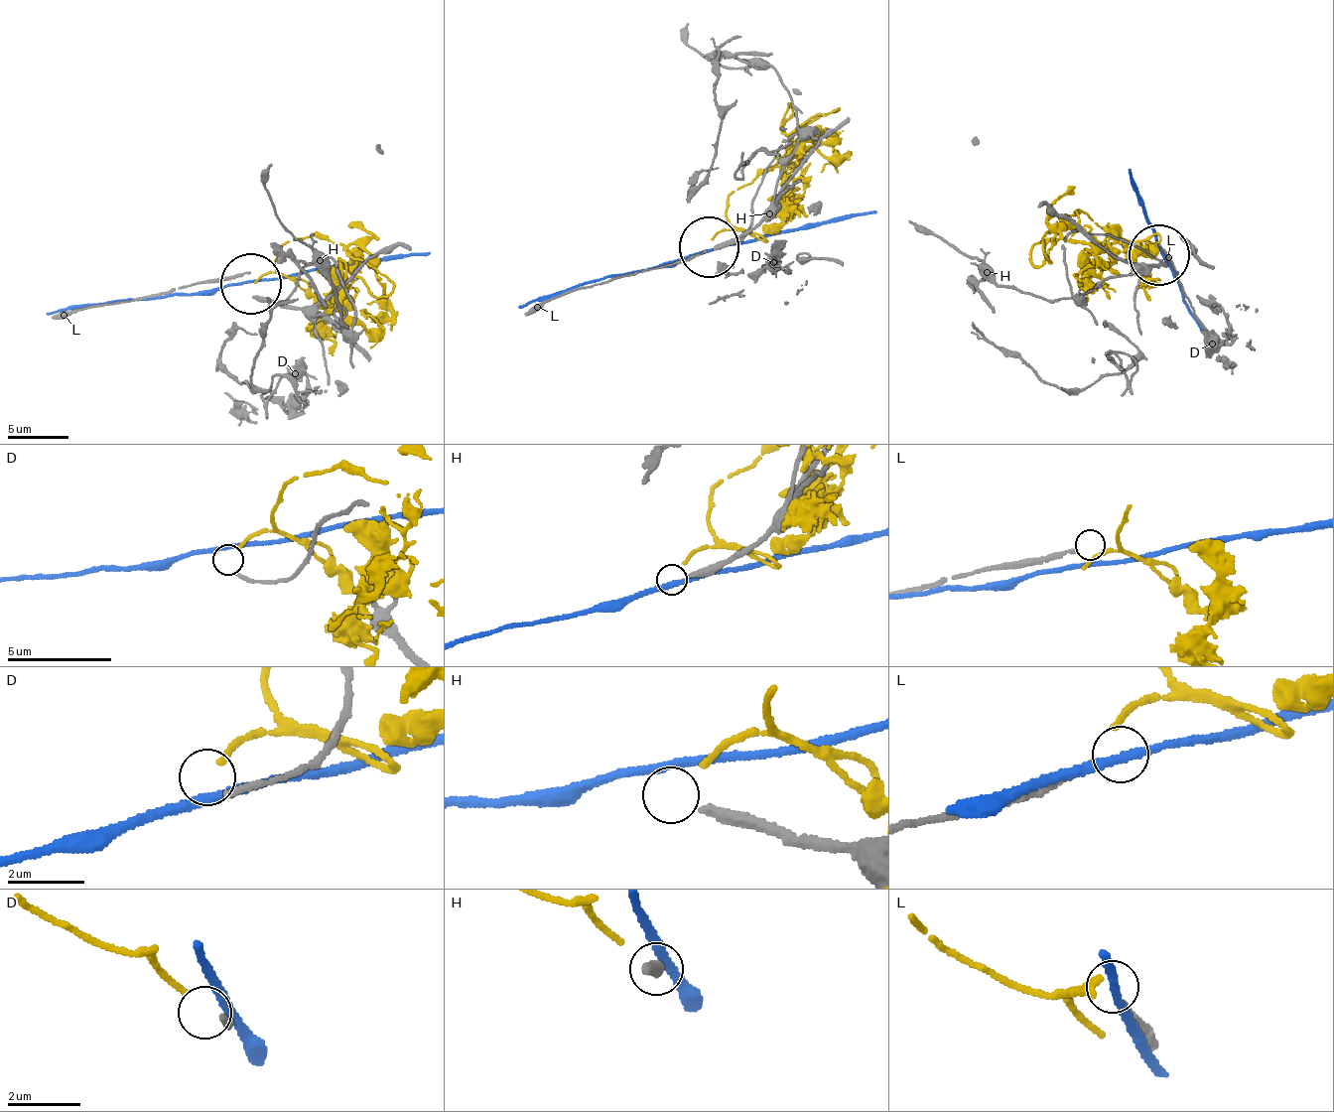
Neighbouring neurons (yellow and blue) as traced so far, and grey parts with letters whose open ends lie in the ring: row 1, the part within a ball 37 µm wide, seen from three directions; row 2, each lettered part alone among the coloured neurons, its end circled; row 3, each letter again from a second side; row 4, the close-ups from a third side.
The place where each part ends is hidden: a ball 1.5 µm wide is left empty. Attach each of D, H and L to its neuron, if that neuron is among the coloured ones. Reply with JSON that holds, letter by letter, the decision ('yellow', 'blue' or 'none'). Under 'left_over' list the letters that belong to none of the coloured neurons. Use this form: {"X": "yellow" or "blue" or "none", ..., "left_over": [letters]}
{"D": "yellow", "H": "none", "L": "none", "left_over": ["H", "L"]}

